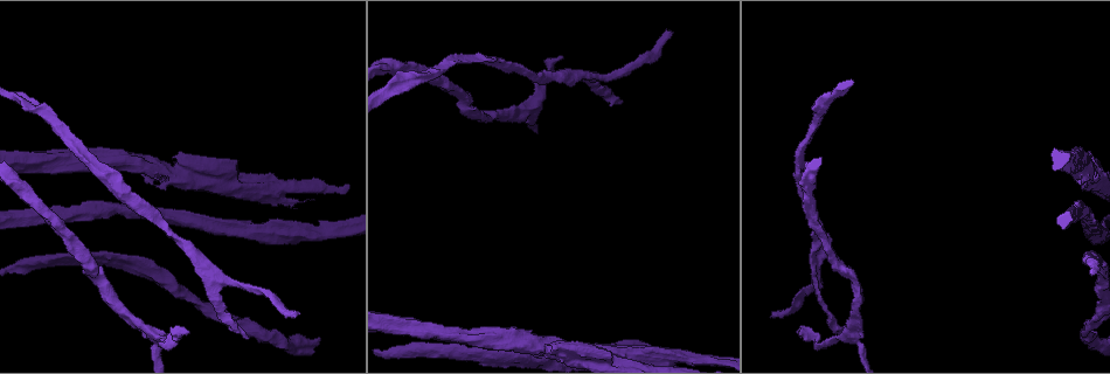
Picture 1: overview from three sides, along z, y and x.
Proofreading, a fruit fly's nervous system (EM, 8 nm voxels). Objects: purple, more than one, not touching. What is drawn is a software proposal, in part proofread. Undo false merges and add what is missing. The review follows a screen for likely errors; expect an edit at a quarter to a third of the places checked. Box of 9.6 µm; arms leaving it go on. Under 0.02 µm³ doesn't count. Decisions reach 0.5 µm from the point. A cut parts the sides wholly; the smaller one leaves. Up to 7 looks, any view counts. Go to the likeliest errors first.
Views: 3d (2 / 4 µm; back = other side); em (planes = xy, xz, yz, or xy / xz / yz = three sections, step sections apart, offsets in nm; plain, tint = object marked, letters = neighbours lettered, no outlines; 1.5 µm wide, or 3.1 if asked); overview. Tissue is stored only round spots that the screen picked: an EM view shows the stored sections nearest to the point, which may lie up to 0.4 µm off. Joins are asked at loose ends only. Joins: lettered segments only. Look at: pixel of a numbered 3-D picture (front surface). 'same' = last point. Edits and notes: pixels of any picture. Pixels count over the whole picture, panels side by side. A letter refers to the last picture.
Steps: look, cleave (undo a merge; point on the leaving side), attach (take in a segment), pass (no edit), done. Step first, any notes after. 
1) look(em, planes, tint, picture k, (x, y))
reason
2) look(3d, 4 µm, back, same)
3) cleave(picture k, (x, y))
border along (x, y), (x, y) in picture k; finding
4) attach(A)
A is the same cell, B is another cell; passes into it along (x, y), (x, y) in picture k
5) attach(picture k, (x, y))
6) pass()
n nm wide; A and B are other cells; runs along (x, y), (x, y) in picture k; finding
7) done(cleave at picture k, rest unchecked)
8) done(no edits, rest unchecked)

look(3d, 2 µm, picture 1, (300, 313))
an open end

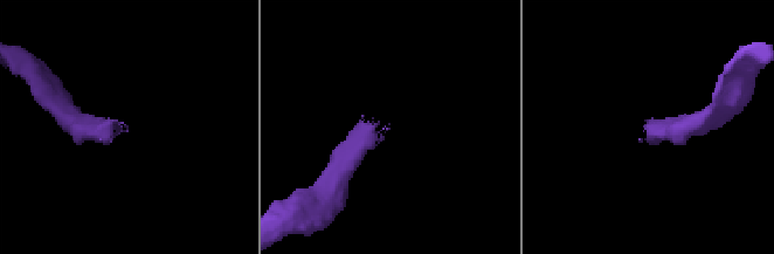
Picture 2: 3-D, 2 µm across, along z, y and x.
look(em, xy, step 4, letters, picture 2, (127, 127))

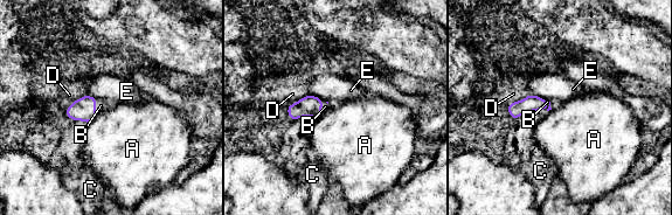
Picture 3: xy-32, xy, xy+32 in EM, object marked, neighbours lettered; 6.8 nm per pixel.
attach(B)
D touches over 180 nm; B is the same cell, A, C, D and E are other cells; passes into it along (83, 109), (95, 106), (101, 105) in picture 3; the cell continues

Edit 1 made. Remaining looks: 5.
look(em, xz, step 4, letters, picture 1, (246, 339))
free end

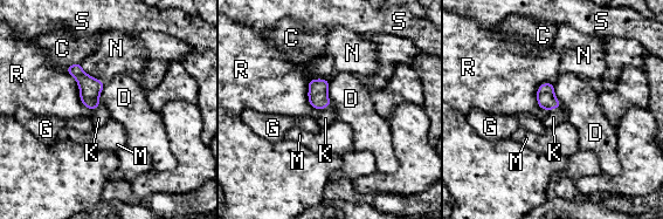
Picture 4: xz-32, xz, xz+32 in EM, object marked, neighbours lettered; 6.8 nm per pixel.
look(em, planes, letters, same)

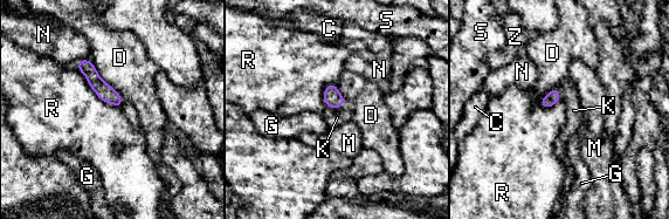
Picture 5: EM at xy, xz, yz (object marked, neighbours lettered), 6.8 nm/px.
attach(K)
K is the same cell, C, D, G, M, N, R, S and Z are other cells; passes into it along (553, 96), (559, 94), (573, 110) in picture 5; the cell continues

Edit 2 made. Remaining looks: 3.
look(em, planes, letters, picture 1, (188, 333))
an open end

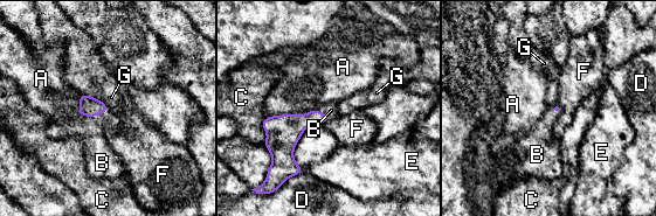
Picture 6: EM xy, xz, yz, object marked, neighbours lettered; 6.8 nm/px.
attach(B)
B is the same cell, A, C, D, E, F and G are other cells; the cell continues

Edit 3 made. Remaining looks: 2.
done(attach at picture 3, attach at picture 5, attach at picture 6, rest unchecked)

